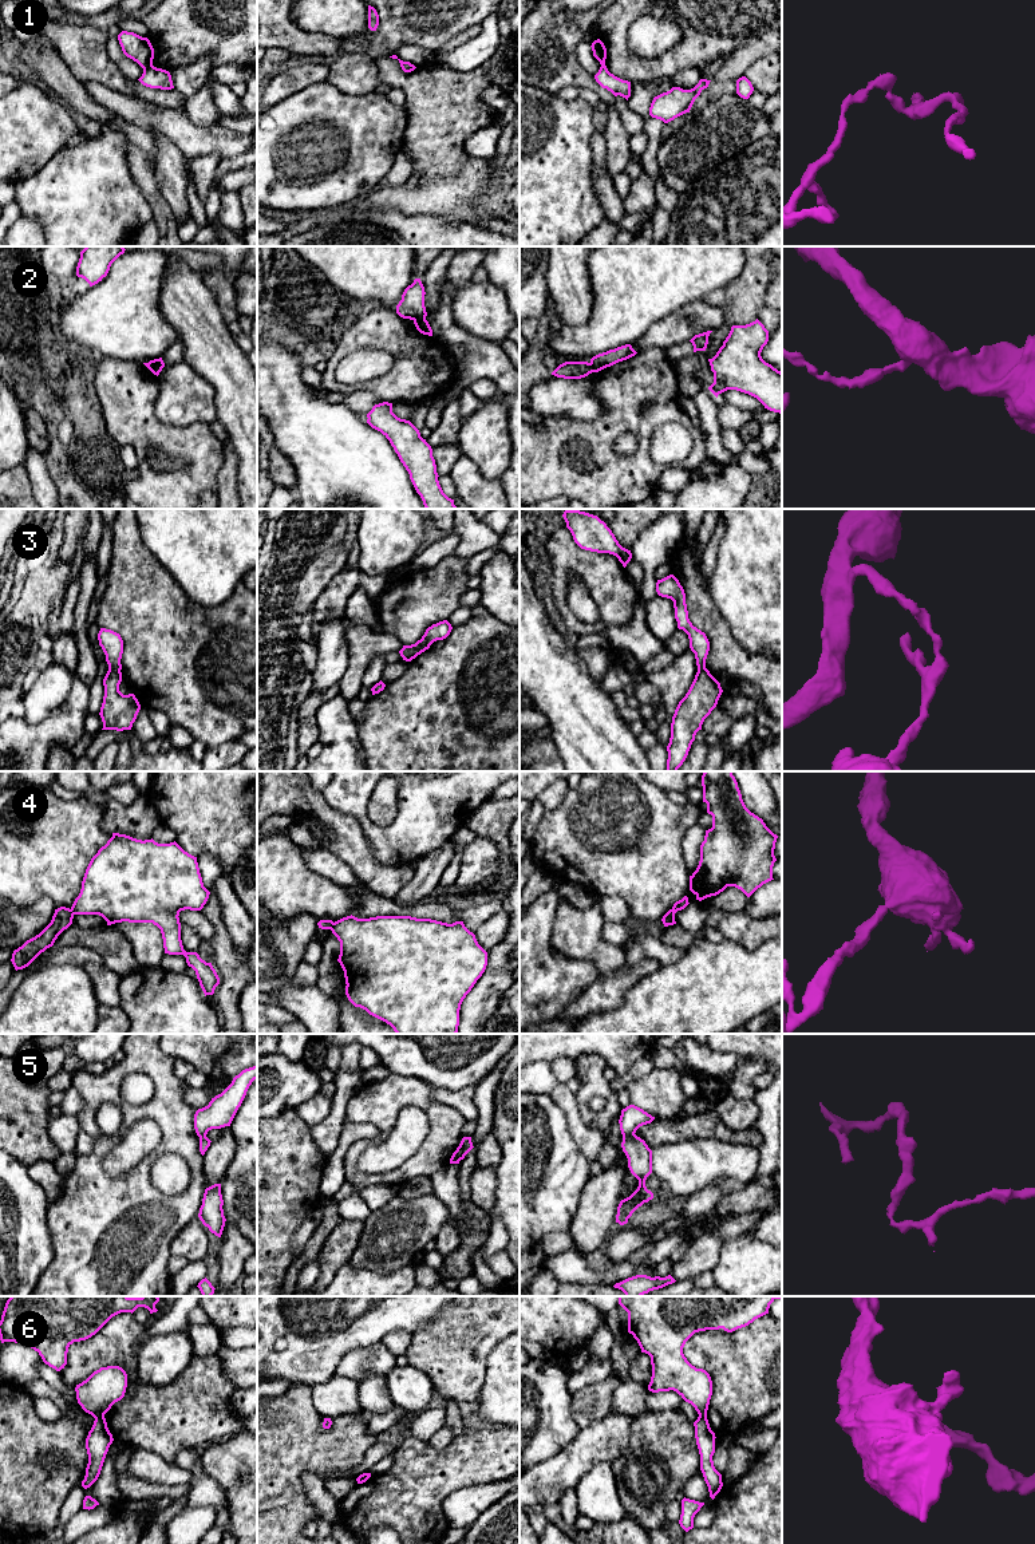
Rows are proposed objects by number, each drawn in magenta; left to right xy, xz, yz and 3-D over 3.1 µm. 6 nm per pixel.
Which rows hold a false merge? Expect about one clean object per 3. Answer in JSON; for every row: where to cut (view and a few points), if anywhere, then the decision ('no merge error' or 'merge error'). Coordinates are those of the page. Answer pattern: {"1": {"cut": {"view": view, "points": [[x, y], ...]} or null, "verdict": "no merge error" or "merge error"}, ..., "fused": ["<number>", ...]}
{"1": {"cut": {"view": "xy", "points": [[151, 63], [143, 70]]}, "verdict": "merge error"}, "2": {"cut": {"view": "xz", "points": [[425, 318], [414, 322]]}, "verdict": "merge error"}, "3": {"cut": {"view": "xy", "points": [[109, 666], [119, 671]]}, "verdict": "merge error"}, "4": {"cut": {"view": "xz", "points": [[334, 923], [331, 930]]}, "verdict": "merge error"}, "5": {"cut": {"view": "yz", "points": [[633, 1133], [623, 1138]]}, "verdict": "merge error"}, "6": {"cut": {"view": "xy", "points": [[103, 1416], [95, 1418]]}, "verdict": "merge error"}, "fused": ["1", "2", "3", "4", "5", "6"]}

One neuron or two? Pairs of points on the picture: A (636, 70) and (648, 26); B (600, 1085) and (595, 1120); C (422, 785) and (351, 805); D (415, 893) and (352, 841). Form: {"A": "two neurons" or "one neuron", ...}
{"A": "two neurons", "B": "one neuron", "C": "one neuron", "D": "two neurons"}

